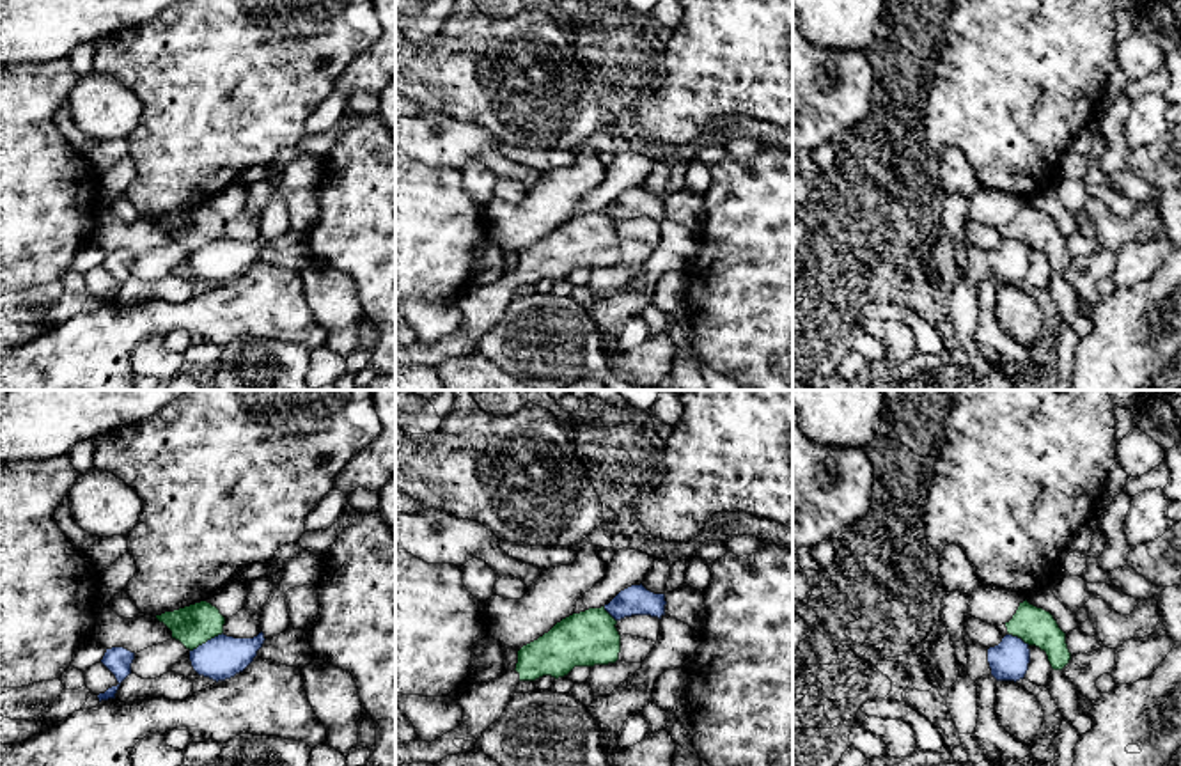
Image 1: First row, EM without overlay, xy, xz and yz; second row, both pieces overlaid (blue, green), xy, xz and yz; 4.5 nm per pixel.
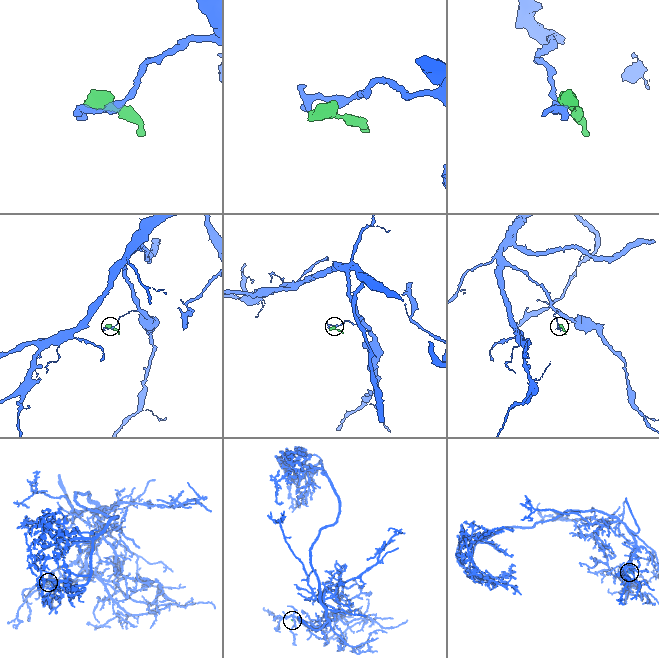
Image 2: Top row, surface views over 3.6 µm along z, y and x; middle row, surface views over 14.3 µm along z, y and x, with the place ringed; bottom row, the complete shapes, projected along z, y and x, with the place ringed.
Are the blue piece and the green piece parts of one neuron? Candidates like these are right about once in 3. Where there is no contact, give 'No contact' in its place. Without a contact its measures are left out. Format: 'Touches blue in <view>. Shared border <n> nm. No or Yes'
Touches blue in xy. Shared border 180 nm. No

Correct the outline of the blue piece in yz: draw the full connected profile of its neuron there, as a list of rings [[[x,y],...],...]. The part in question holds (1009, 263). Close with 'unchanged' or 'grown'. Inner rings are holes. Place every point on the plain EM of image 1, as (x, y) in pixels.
[[[1005,238],[1002,245],[988,252],[988,266],[997,284],[1020,284],[1030,266],[1030,252],[1021,241]]]; unchanged

